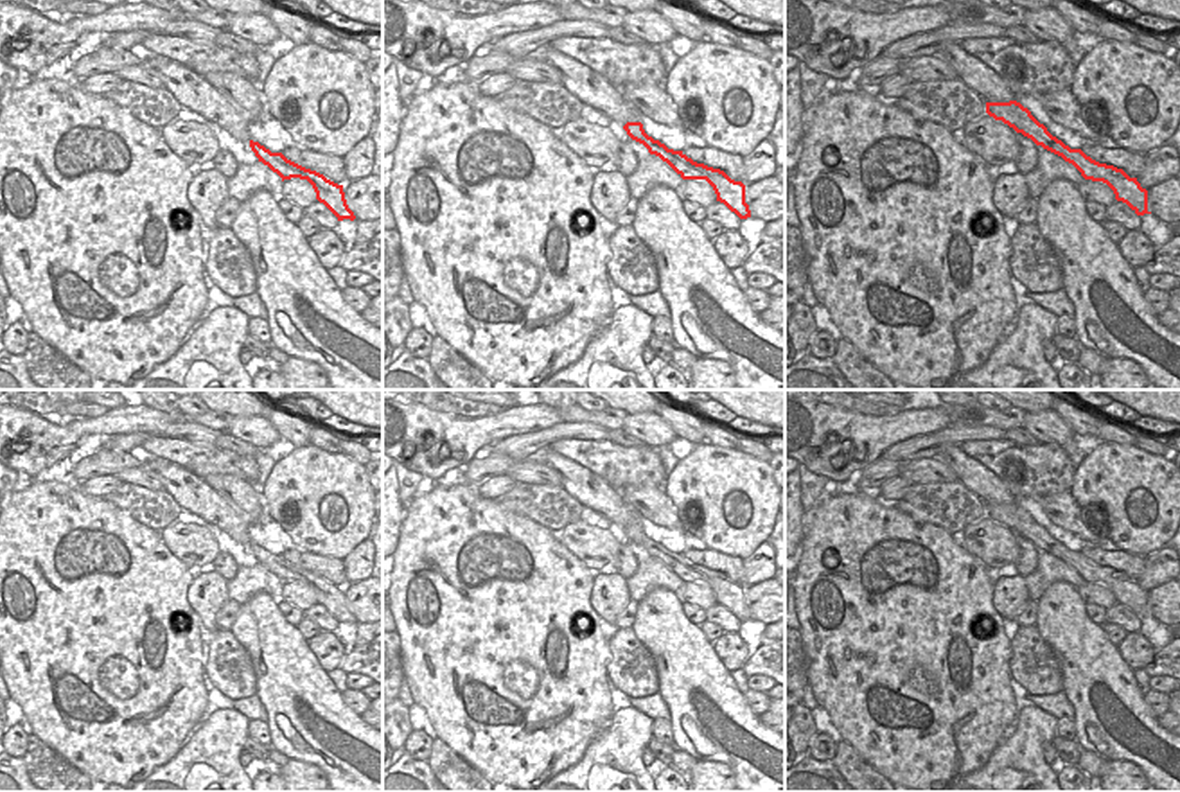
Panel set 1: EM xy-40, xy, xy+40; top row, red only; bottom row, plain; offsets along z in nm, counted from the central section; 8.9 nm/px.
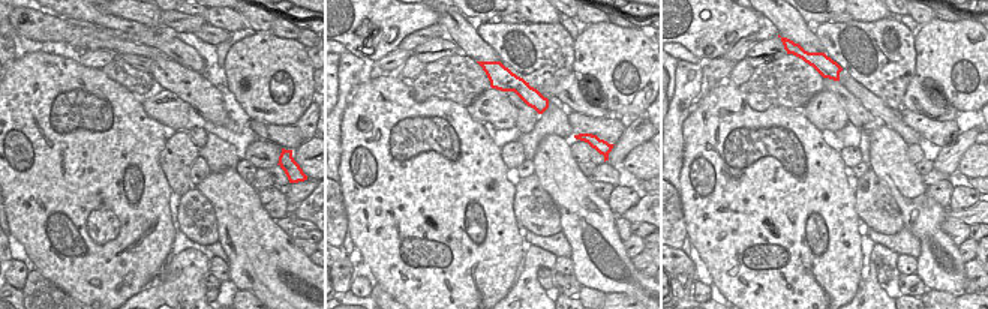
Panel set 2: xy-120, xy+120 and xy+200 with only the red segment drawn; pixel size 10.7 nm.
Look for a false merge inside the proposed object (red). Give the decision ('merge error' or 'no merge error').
merge error

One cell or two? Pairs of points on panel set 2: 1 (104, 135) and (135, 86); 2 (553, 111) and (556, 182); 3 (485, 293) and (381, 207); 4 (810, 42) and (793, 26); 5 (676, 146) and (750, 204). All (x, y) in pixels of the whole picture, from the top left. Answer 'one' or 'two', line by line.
1: two
2: two
3: one
4: one
5: two

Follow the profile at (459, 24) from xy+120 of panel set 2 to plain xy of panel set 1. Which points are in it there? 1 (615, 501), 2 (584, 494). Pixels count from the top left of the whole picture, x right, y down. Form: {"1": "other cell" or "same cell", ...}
{"1": "same cell", "2": "same cell"}

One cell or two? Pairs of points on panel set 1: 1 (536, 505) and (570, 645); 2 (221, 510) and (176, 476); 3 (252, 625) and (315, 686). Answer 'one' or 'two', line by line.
1: two
2: one
3: one

